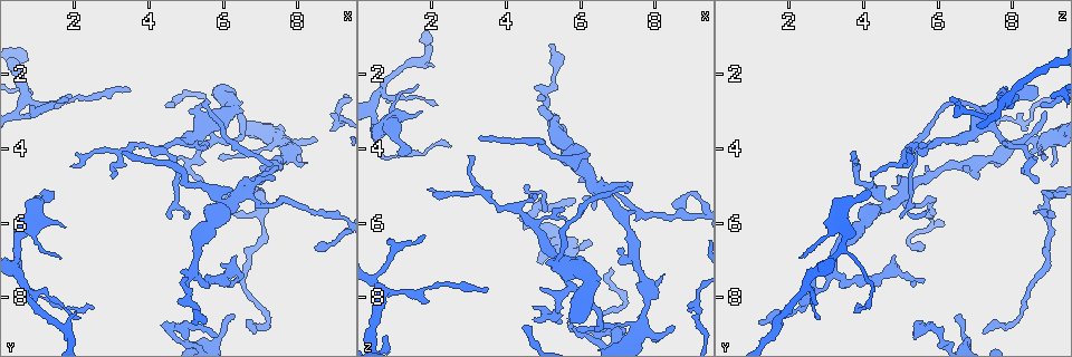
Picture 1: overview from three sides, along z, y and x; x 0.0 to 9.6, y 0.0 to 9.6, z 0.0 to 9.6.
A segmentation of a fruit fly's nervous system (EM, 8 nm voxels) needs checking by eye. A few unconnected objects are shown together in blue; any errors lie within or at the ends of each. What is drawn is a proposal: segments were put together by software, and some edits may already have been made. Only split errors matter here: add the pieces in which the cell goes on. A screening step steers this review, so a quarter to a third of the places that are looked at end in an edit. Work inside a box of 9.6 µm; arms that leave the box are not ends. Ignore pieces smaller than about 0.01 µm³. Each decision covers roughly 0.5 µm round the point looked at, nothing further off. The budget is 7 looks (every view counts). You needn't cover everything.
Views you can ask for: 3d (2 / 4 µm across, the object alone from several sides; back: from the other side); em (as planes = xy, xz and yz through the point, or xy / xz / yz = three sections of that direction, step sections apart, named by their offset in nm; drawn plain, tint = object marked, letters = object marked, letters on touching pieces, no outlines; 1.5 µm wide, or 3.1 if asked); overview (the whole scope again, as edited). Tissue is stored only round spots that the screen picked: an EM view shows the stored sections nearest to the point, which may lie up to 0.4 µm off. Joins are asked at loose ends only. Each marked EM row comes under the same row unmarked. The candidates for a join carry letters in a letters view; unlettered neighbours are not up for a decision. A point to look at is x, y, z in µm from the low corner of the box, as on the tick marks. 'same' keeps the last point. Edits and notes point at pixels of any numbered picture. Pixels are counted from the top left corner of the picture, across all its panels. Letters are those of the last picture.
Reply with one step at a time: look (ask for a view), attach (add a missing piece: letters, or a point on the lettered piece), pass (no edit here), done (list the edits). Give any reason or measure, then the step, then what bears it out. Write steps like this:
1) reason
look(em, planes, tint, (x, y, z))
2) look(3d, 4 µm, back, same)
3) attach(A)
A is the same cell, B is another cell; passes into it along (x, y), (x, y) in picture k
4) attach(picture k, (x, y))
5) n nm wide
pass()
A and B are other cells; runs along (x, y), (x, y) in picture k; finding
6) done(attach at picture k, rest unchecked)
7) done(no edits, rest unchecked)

an open end
look(em, planes, letters, (1.90, 2.70, 6.40))

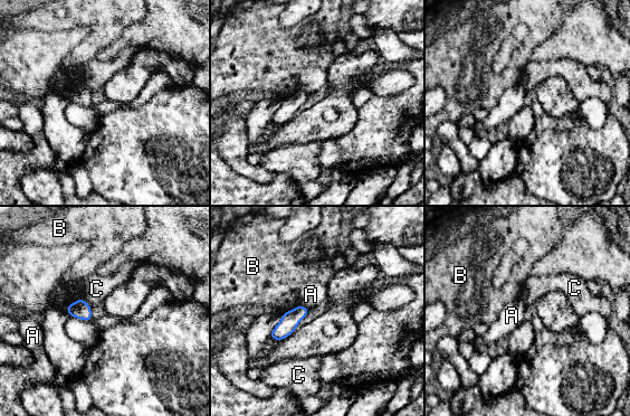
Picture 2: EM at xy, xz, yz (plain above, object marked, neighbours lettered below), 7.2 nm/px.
B touches over 140 nm
pass()
A, B and C are other cells; no lettered piece goes on from it

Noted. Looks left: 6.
an open end
look(3d, 4 µm, back, (5.85, 9.15, 5.50))

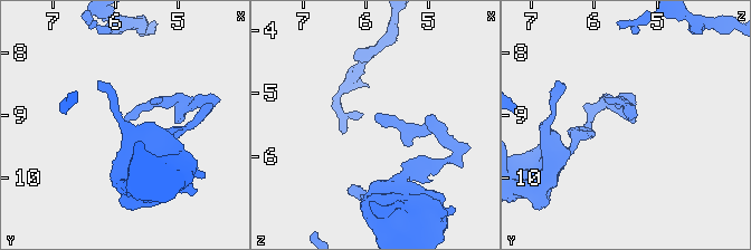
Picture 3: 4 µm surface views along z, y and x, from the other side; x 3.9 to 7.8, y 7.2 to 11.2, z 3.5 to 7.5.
look(em, xy, step 8, letters, (5.85, 9.10, 5.45))

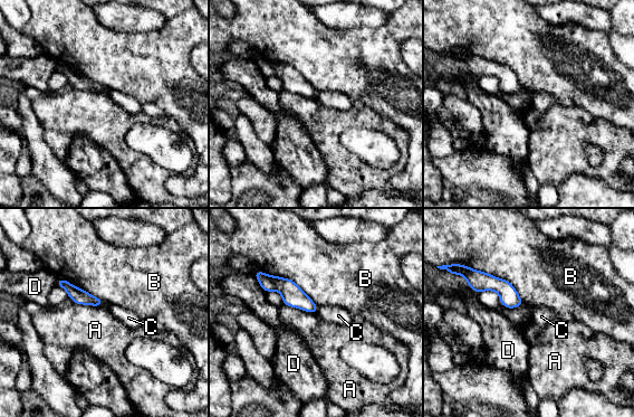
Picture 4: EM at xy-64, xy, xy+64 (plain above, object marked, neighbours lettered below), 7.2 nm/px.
pass()
A, B, C and D are other cells; border along (318, 306), (315, 312) in picture 4; no lettered piece goes on from it

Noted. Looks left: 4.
thick end
look(em, yz, step 8, letters, (1.15, 5.20, 4.15))

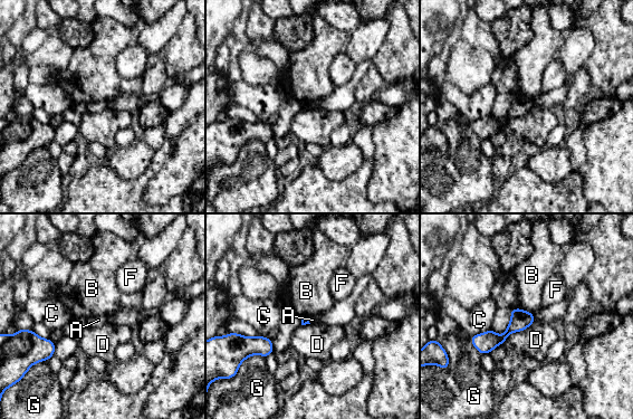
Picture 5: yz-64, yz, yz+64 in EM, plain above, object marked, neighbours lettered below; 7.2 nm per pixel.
pass()
A, B, C, D, F and G are other cells; border along (535, 322), (510, 333), (504, 344) in picture 5; none of them fits

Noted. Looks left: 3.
done(no edits, rest unchecked)

